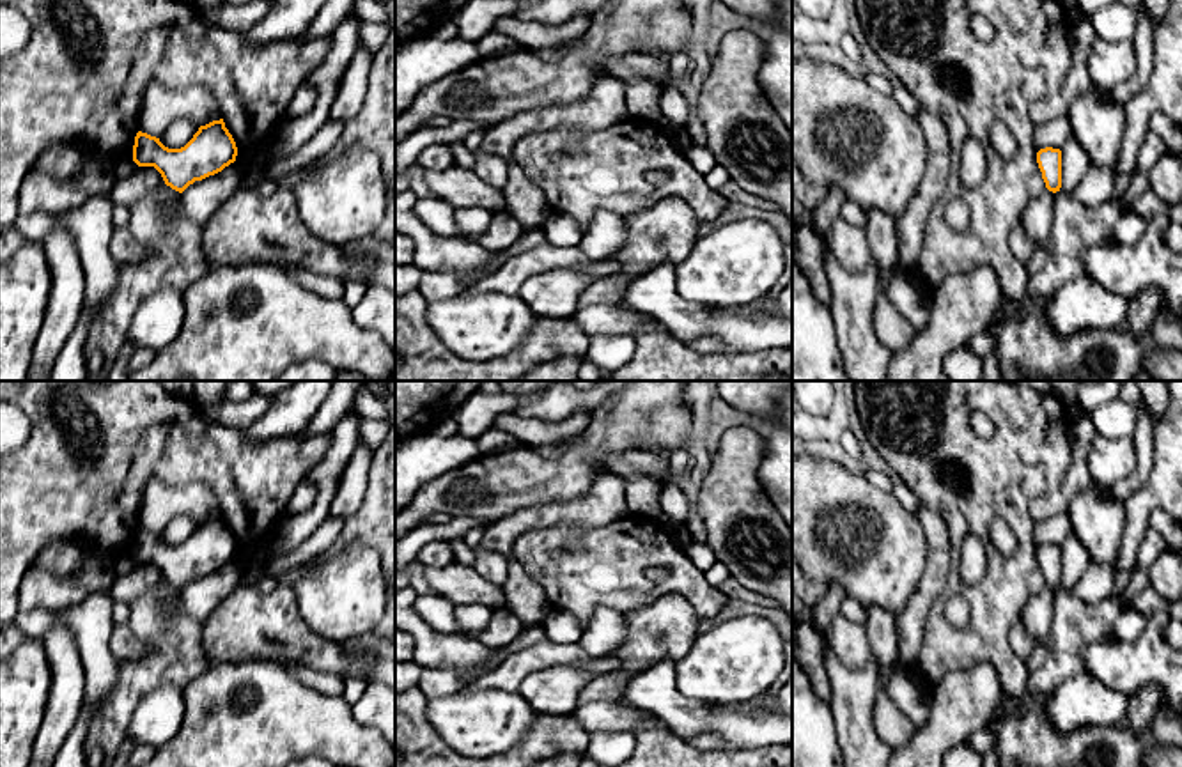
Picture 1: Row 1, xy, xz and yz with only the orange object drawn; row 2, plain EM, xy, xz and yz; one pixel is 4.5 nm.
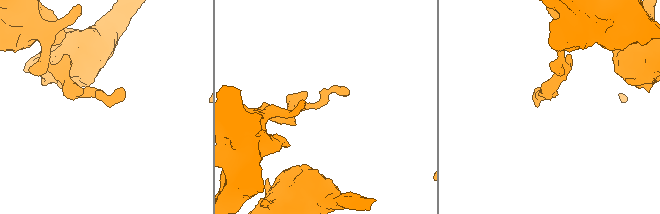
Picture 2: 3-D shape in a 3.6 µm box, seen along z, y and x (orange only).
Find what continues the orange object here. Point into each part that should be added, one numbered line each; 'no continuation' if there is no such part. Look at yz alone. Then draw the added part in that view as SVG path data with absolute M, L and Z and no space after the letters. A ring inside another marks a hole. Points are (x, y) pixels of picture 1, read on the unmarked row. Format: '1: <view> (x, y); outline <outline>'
no continuation

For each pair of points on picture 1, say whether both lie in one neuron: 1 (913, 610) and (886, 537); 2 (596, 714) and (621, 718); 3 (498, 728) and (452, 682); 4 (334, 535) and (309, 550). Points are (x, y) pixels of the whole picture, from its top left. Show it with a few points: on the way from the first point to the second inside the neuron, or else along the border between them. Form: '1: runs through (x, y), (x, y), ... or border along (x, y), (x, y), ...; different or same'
1: border along (925, 558), (925, 569), (917, 588), (895, 613); different
2: runs through (601, 716), (615, 716); same
3: border along (465, 688), (427, 700); different
4: runs through (328, 535), (314, 546); same

